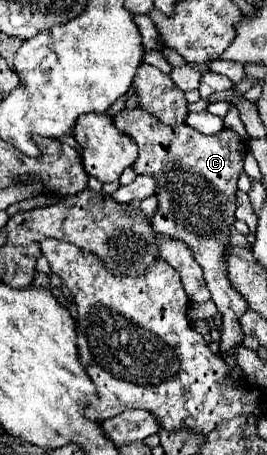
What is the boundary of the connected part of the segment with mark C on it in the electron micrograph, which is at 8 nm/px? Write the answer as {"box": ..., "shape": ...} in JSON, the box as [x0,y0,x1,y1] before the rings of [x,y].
{"box":[113,107,247,383],"shape":[[[141,107],[123,109],[113,117],[113,123],[139,145],[139,157],[133,163],[135,173],[153,175],[159,183],[159,211],[151,219],[153,229],[185,241],[195,253],[195,261],[205,271],[205,283],[211,291],[211,299],[223,317],[219,355],[229,367],[227,377],[233,383],[247,381],[245,371],[235,359],[235,349],[243,343],[239,317],[247,311],[247,305],[245,299],[229,285],[227,265],[223,259],[229,243],[229,227],[235,223],[235,191],[239,173],[243,171],[243,155],[247,153],[247,145],[229,129],[209,137],[189,125],[165,125]]]}

